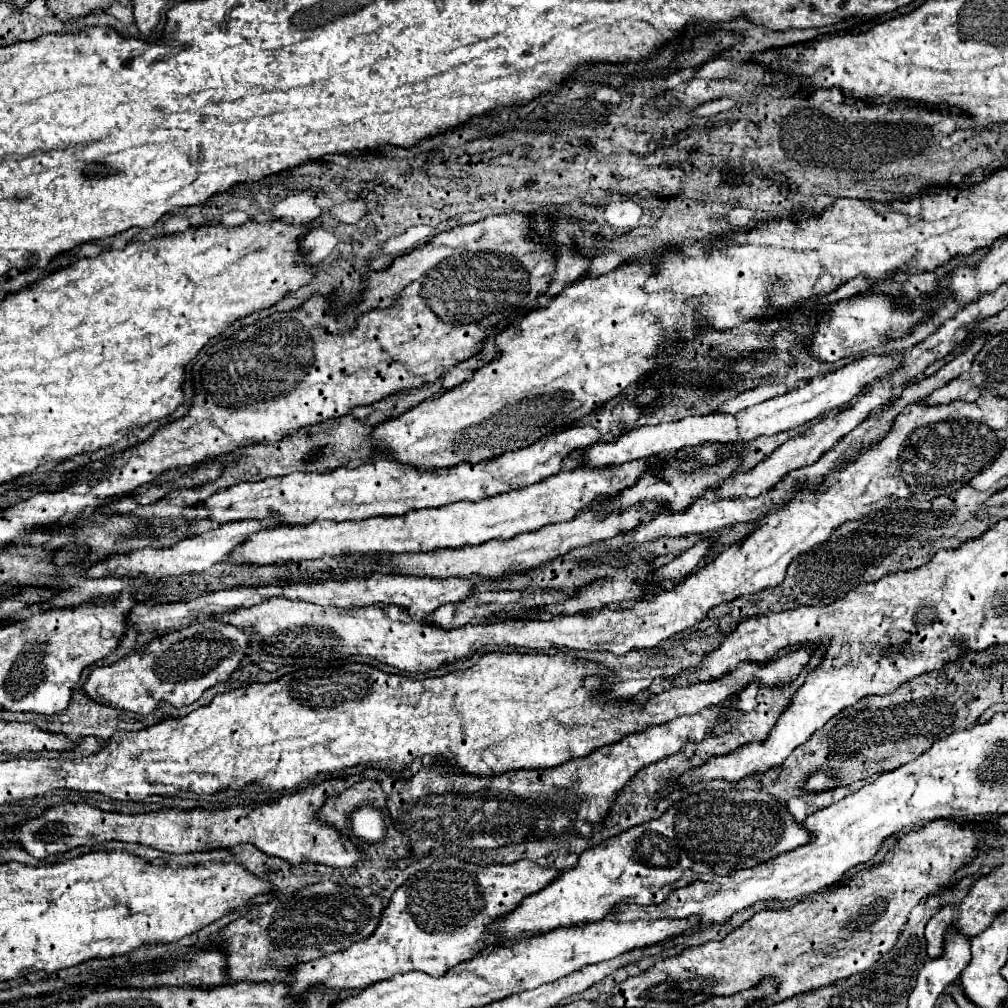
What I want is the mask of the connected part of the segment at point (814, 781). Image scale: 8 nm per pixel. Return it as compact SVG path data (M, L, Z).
M818 773L818 777L812 775L808 785L806 785L808 791L814 791L814 789L834 789L834 787L836 787L836 781L832 777L828 777L828 775L822 777L822 773Z

